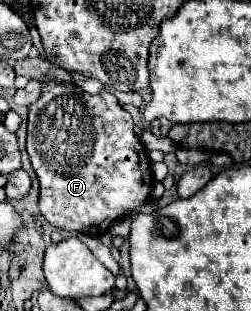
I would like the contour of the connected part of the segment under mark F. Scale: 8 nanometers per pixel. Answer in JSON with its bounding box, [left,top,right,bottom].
[27,81,153,237]

